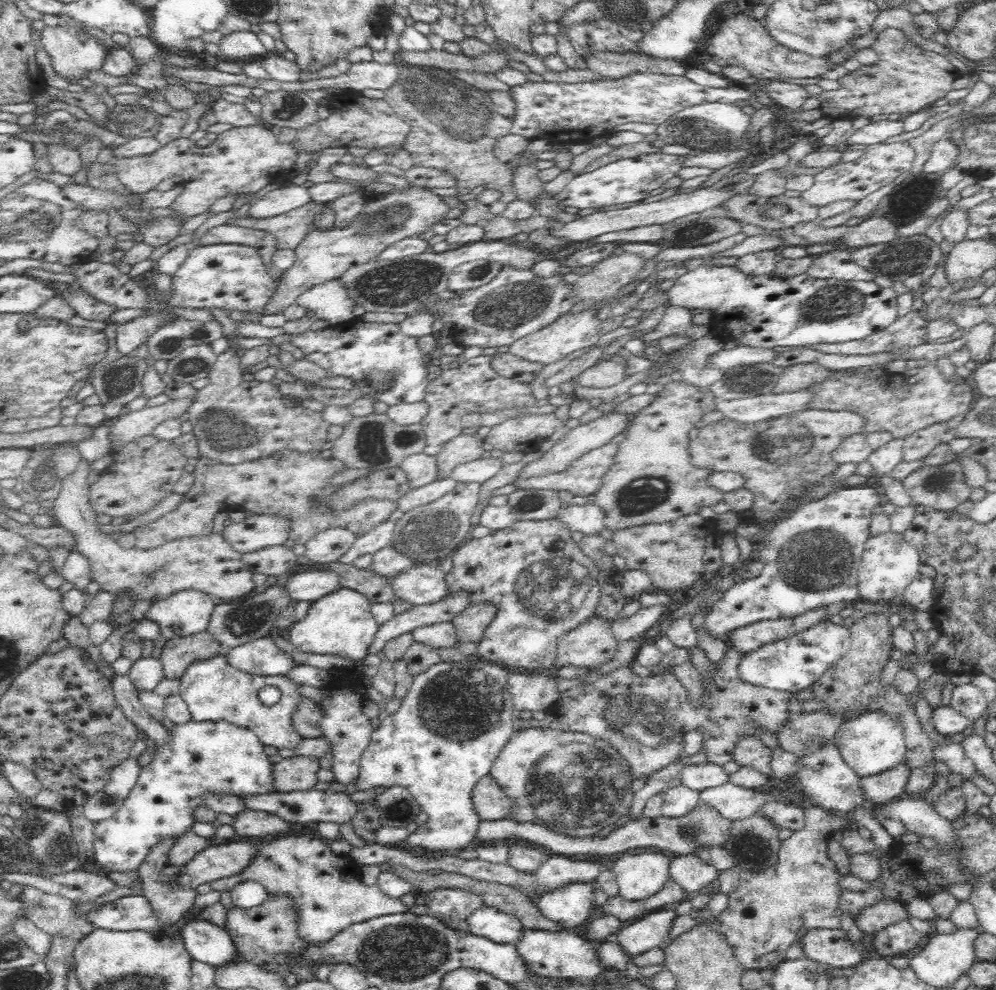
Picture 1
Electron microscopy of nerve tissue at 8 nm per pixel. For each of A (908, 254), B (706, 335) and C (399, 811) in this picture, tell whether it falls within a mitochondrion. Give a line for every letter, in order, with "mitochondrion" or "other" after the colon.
A: mitochondrion
B: other
C: mitochondrion

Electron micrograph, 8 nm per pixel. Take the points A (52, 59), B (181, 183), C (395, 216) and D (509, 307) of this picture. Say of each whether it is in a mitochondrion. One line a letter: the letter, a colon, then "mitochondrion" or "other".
A: other
B: other
C: mitochondrion
D: mitochondrion

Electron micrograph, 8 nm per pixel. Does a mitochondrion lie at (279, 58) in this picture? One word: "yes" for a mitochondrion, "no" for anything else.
no

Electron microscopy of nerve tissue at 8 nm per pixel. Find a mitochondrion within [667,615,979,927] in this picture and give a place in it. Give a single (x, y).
(937, 873)

